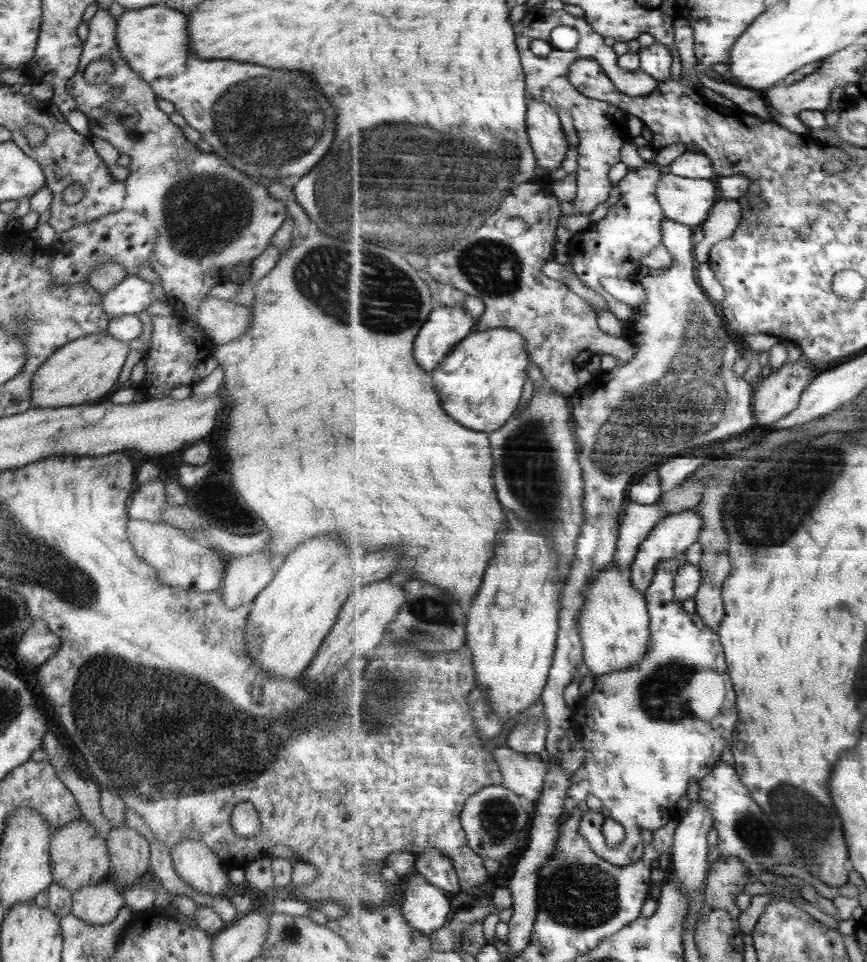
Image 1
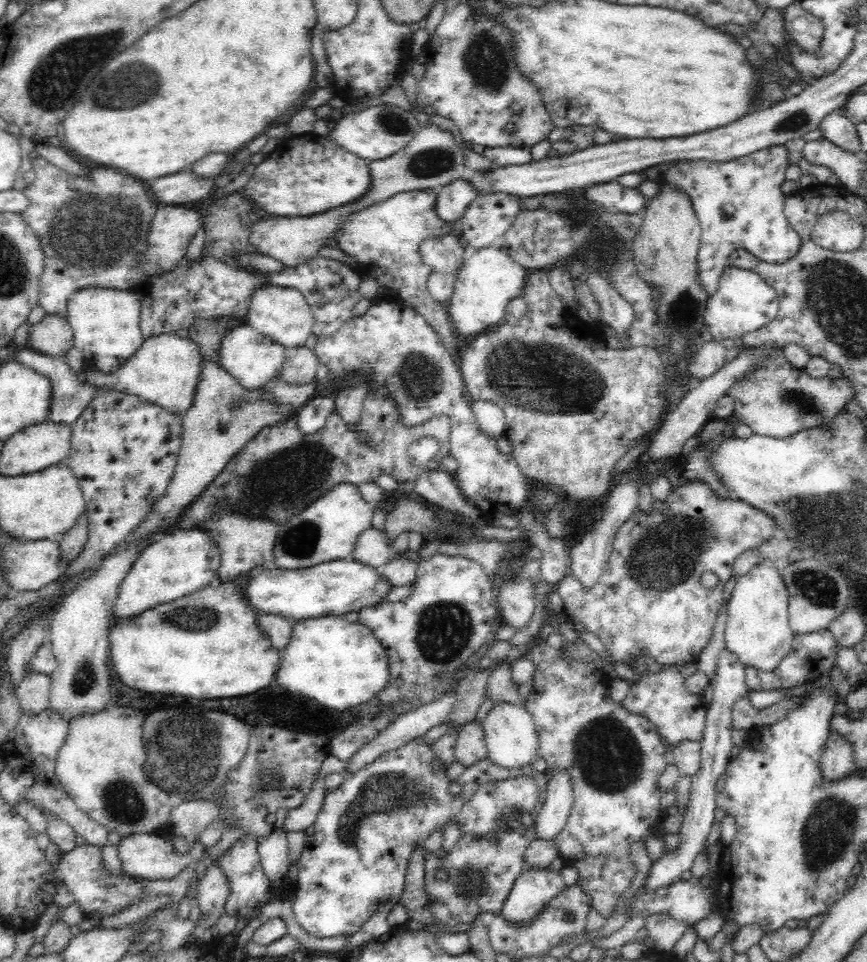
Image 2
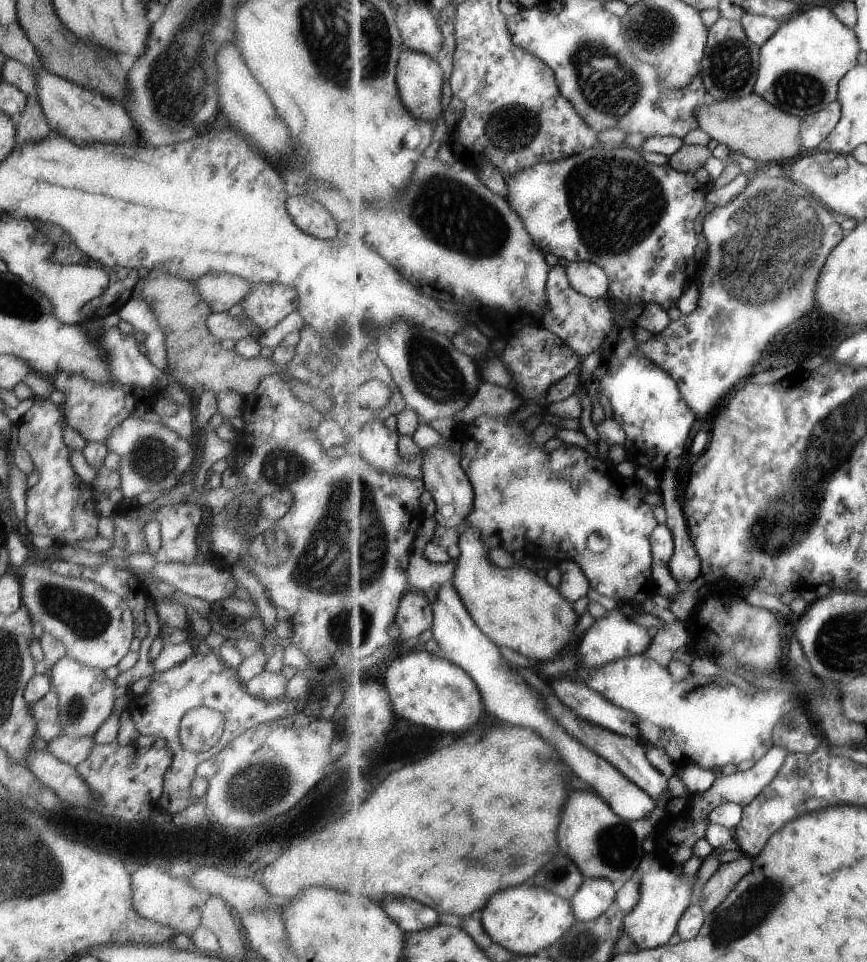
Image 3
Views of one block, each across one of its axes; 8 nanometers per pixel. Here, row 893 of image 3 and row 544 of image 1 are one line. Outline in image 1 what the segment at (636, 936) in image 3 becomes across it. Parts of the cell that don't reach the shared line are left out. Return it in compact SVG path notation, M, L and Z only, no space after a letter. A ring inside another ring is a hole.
M695 509L683 511L682 513L668 514L663 520L659 520L659 524L653 528L649 538L643 544L640 544L639 553L631 568L634 588L645 593L651 587L654 577L657 575L658 567L665 560L670 560L673 557L678 558L687 553L689 546L699 541L701 530L703 530L703 519L701 519L701 515Z

